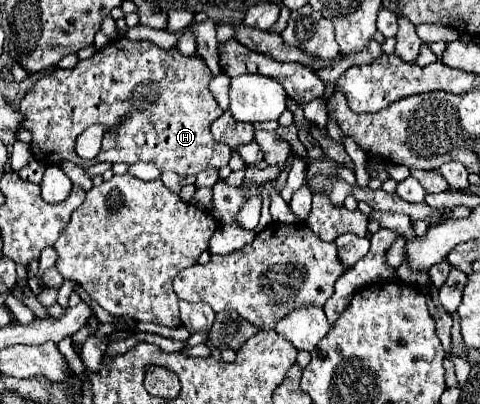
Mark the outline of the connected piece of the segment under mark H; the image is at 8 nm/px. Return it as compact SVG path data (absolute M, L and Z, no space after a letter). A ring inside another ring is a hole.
M115 38L105 48L97 50L93 58L81 60L73 70L51 70L39 78L33 88L23 96L19 112L25 116L25 128L31 132L31 152L33 158L45 166L59 164L61 160L75 162L81 168L89 168L99 162L151 162L161 172L171 170L179 176L197 176L205 168L223 168L227 166L233 150L225 144L213 140L209 126L217 120L223 110L209 92L211 70L205 62L195 56L181 56L177 50L163 50L153 42ZM91 124L105 124L103 146L97 158L83 160L75 152L77 136Z

